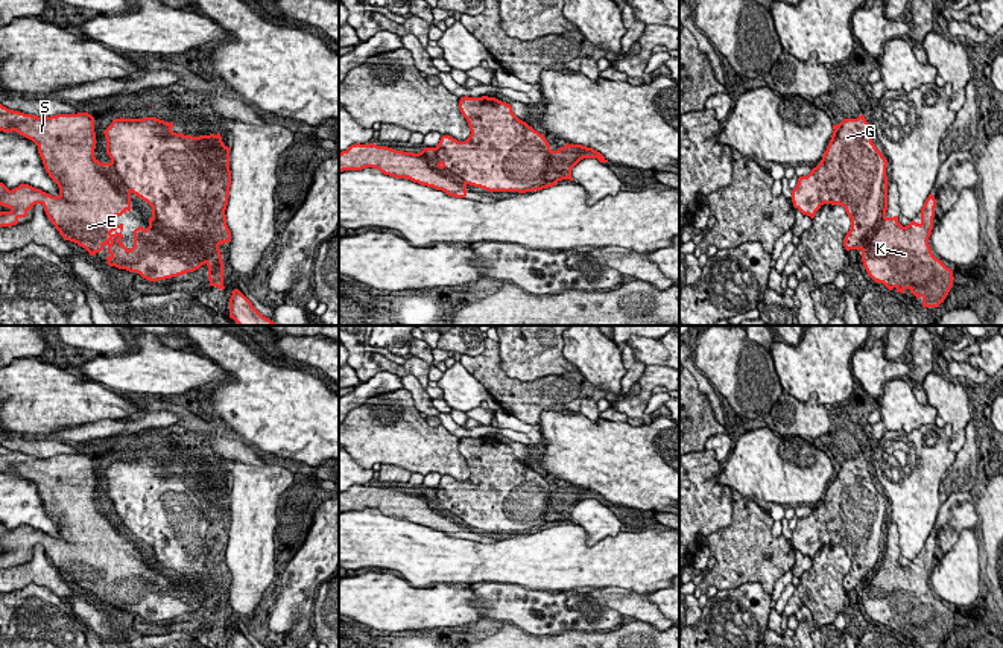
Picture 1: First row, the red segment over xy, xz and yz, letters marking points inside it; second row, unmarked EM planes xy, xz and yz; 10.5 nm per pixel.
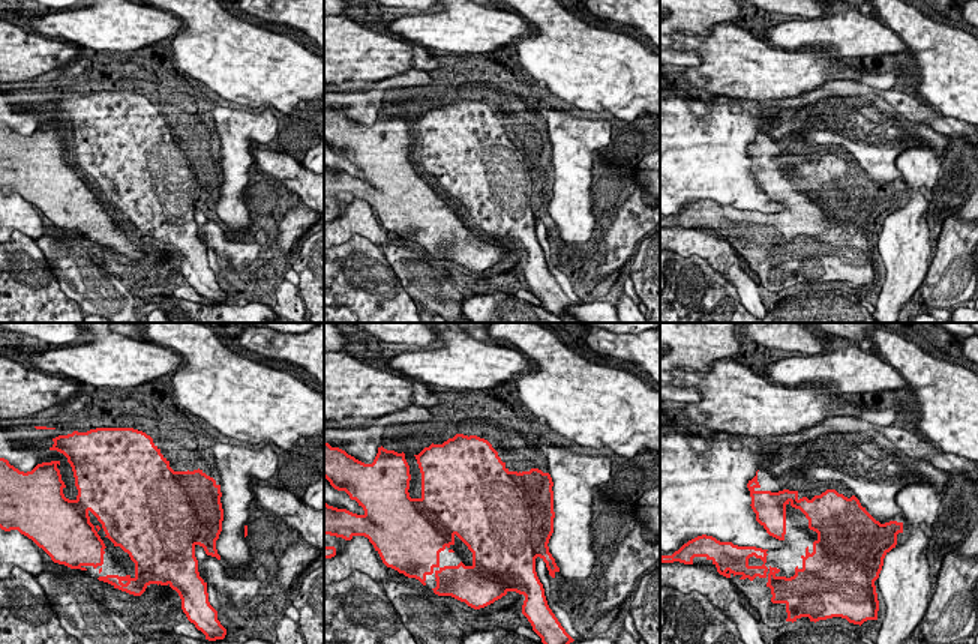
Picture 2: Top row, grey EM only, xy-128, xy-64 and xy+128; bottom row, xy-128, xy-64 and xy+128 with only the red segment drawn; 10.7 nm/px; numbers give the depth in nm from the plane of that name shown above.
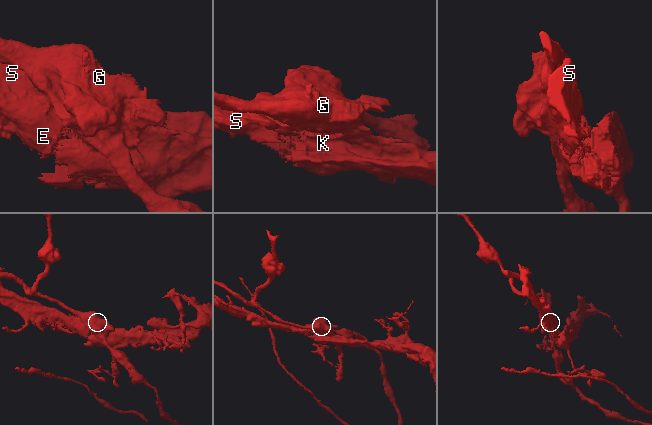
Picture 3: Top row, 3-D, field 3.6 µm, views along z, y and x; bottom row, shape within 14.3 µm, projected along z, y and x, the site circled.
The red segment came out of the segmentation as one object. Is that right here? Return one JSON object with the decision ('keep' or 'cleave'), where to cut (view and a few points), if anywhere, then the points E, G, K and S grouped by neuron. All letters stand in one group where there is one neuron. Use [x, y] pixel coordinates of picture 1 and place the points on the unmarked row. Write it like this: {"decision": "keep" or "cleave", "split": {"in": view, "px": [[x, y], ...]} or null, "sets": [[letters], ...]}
{"decision": "cleave", "split": {"in": "yz", "px": [[885, 499], [856, 525], [885, 534], [862, 590]]}, "sets": [["E", "K", "S"], ["G"]]}

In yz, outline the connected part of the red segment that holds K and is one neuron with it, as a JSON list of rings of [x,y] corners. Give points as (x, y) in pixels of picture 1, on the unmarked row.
[[[886,511],[883,517],[880,513],[860,513],[860,522],[856,523],[863,531],[856,542],[878,532],[886,534],[884,542],[875,542],[875,563],[865,575],[863,607],[875,624],[883,624],[889,631],[895,628],[904,634],[909,630],[916,639],[922,639],[922,648],[939,648],[953,628],[954,618],[929,586],[936,540],[930,534],[921,549],[921,563],[912,561],[903,567],[898,557],[886,557],[888,525]]]

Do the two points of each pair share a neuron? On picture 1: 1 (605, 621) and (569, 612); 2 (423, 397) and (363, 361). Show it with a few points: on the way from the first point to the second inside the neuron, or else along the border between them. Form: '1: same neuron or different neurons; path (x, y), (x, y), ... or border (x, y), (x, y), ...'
1: same neuron; path (596, 618), (578, 612)
2: different neurons; border (401, 376), (412, 374), (424, 388)

